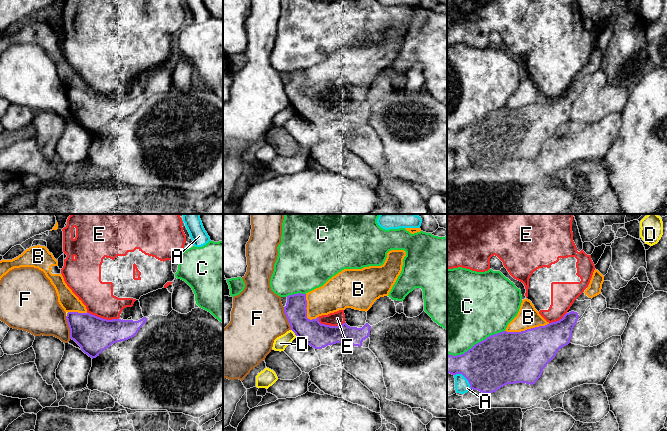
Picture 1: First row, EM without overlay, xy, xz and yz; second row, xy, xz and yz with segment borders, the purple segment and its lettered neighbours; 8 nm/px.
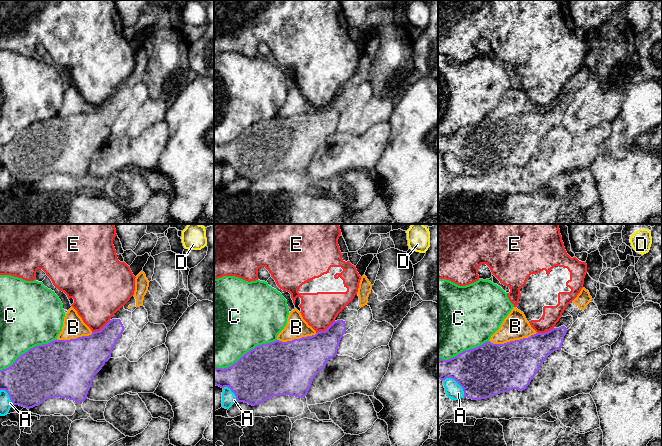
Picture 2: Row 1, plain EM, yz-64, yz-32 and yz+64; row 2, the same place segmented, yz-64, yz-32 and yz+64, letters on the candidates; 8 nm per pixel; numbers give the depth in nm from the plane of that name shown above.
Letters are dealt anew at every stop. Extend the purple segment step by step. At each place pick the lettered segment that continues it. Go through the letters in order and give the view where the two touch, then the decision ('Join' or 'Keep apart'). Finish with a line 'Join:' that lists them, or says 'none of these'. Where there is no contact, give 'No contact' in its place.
A: Touches purple in yz. Keep apart
B: Touches purple in yz. Keep apart
C: Touches purple in yz. Keep apart
D: Touches purple in xz. Keep apart
E: Touches purple in xy. Keep apart
F: Touches purple in xy. Keep apart
Join: none of these

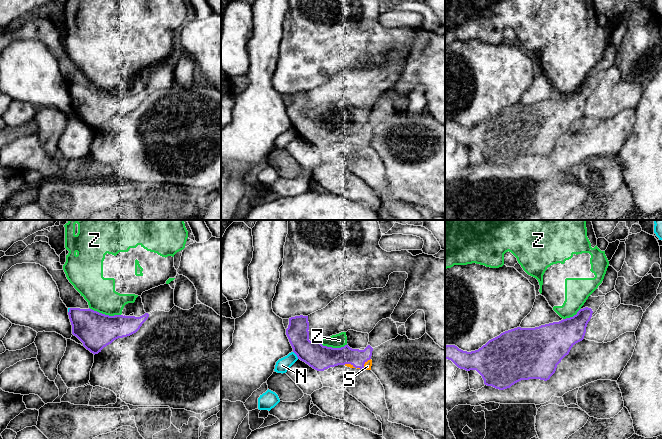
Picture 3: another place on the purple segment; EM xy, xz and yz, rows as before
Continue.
N: Touches purple in xz. Keep apart
S: Touches purple in xz. Join
Z: Touches purple in xy. Keep apart
Join: S

